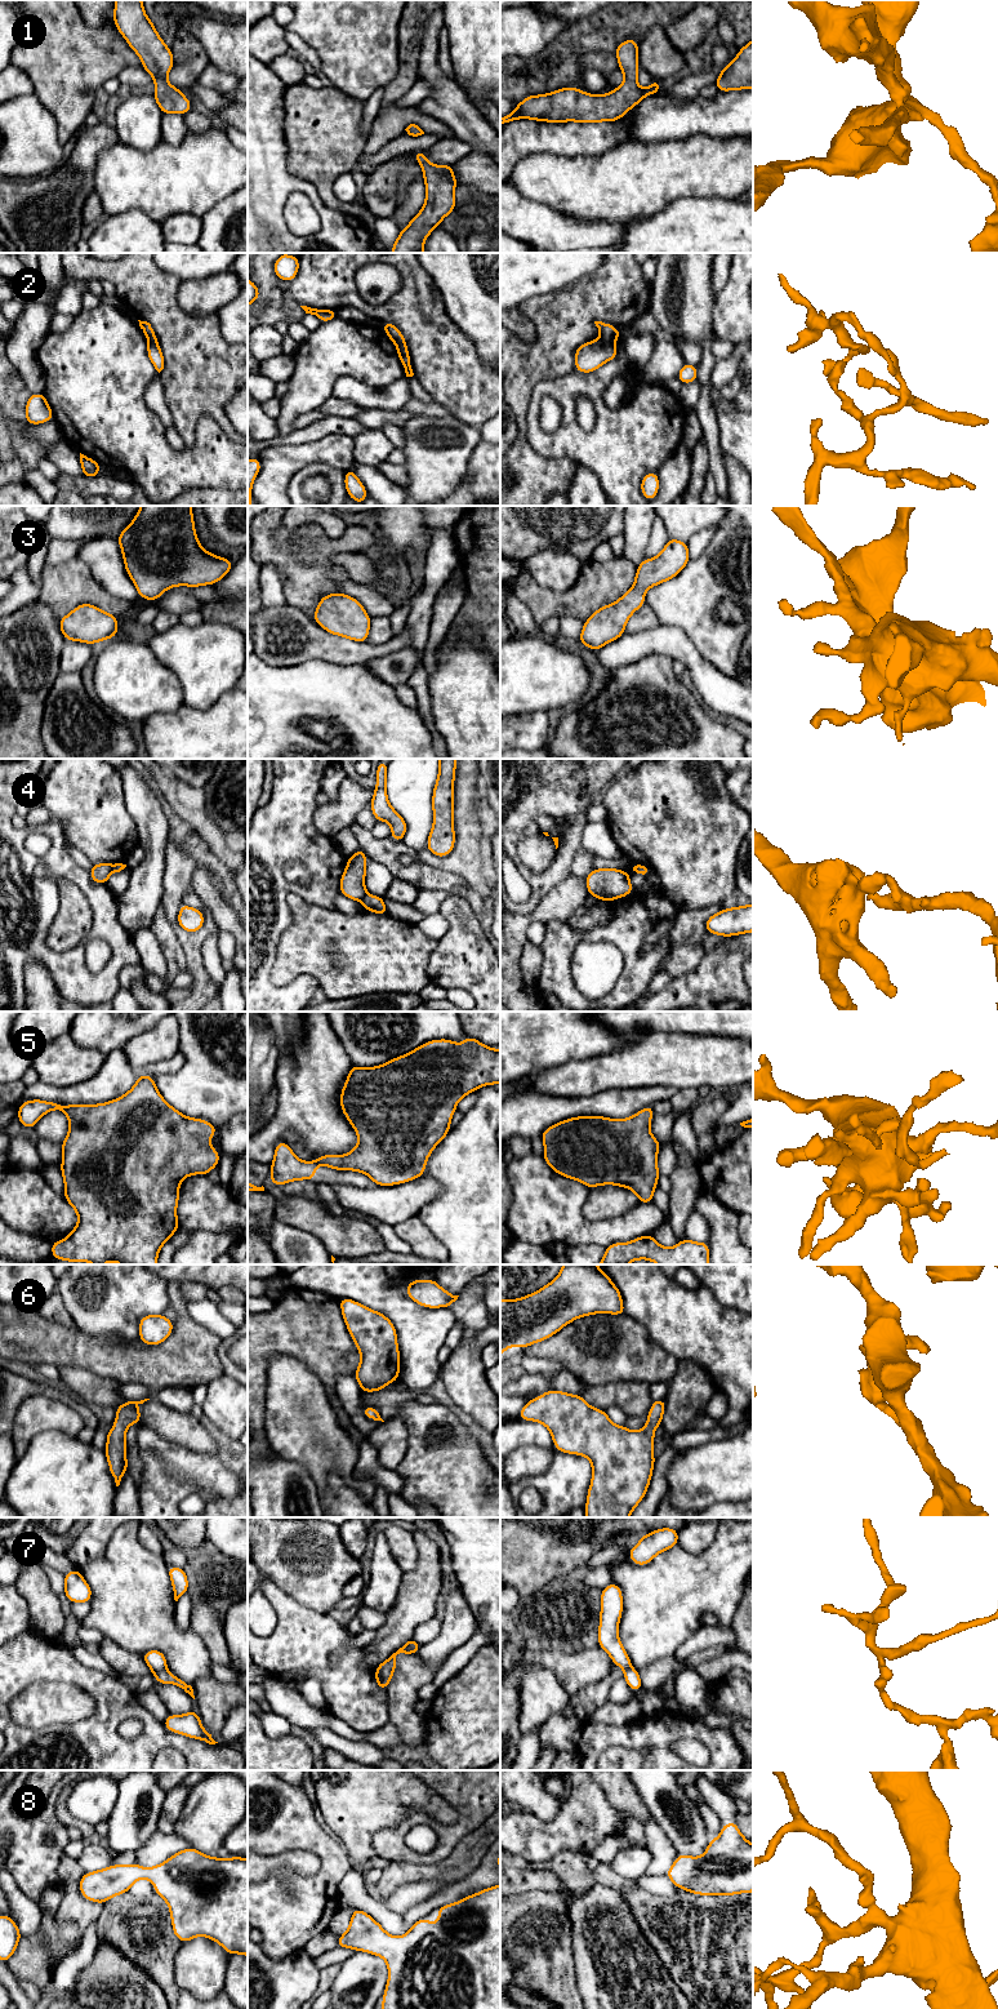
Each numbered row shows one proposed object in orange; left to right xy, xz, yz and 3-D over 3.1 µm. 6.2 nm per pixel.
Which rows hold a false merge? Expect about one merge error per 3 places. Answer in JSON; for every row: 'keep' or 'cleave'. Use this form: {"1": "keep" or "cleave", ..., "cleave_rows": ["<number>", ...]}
{"1": "keep", "2": "cleave", "3": "keep", "4": "cleave", "5": "cleave", "6": "keep", "7": "cleave", "8": "keep", "cleave_rows": ["2", "4", "5", "7"]}

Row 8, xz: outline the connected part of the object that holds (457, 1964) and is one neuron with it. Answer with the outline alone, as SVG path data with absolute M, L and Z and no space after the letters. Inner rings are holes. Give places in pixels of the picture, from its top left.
M500 1884L441 1906L438 1925L419 1919L404 1937L388 1934L366 1912L353 1907L347 1932L338 1937L338 1947L380 1956L388 1966L388 1982L382 2009L500 2009Z

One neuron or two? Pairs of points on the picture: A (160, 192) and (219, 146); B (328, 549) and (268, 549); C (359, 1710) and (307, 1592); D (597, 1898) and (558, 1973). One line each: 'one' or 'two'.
A: one
B: one
C: two
D: two

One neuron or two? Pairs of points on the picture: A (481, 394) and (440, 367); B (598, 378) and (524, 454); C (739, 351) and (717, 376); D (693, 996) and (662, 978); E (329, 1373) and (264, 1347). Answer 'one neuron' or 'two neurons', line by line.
A: one neuron
B: two neurons
C: one neuron
D: two neurons
E: one neuron

